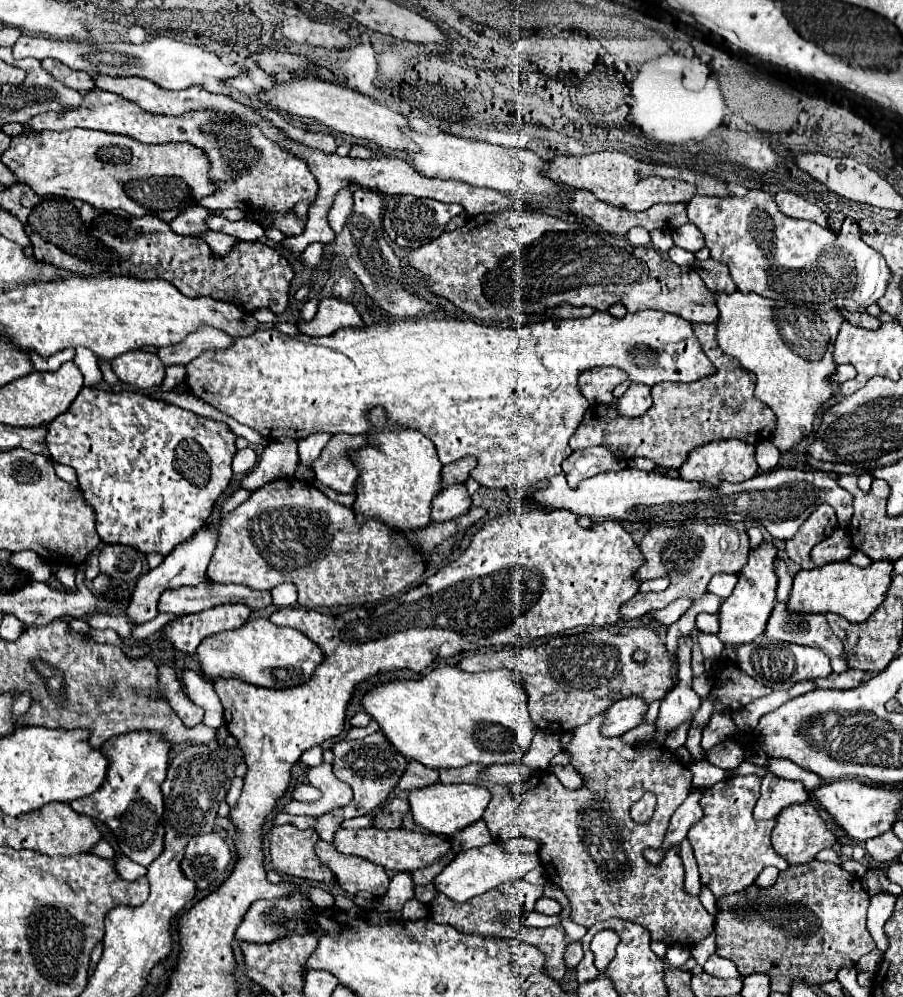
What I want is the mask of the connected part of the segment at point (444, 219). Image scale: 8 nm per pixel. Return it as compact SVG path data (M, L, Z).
M403 195L399 199L391 199L385 213L383 213L383 229L389 235L391 241L395 241L399 247L405 249L417 249L427 245L429 241L437 239L447 223L455 217L463 213L461 205L447 205L435 199L421 199L421 197L411 197L411 195Z

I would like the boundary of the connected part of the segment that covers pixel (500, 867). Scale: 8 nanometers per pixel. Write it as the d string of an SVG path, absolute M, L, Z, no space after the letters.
M489 843L489 845L483 845L483 847L477 847L477 849L467 849L459 855L455 855L453 863L449 863L433 881L435 889L443 895L447 895L449 899L457 901L457 903L463 903L471 897L477 897L477 895L483 895L485 891L505 883L505 881L515 881L515 879L521 879L527 871L531 871L533 867L539 865L539 857L537 855L531 855L531 857L523 857L523 855L509 855L509 853L503 853L503 849L497 845L497 843Z

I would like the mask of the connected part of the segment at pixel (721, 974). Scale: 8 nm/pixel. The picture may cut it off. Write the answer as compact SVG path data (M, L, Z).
M711 955L705 963L705 973L719 977L719 979L729 979L729 977L741 977L741 973L737 971L737 965L729 959L723 959L719 955Z

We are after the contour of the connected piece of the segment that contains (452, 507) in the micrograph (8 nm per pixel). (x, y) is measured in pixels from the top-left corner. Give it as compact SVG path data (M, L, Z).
M453 485L449 489L443 489L433 499L433 521L449 521L457 515L463 515L471 507L471 499L467 495L465 485Z

